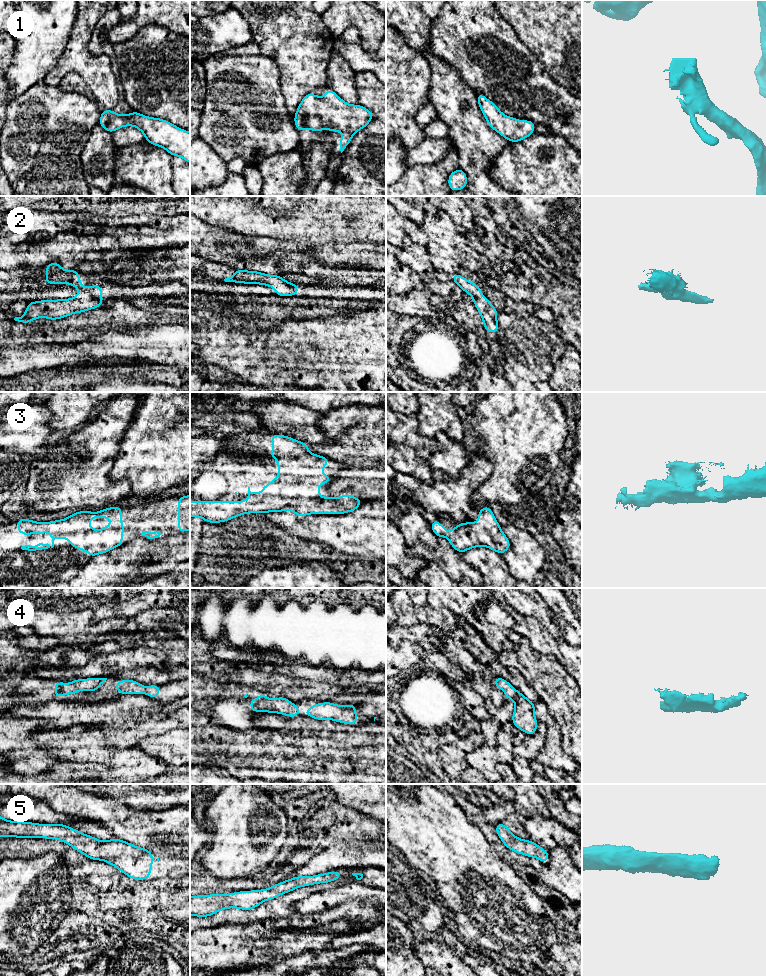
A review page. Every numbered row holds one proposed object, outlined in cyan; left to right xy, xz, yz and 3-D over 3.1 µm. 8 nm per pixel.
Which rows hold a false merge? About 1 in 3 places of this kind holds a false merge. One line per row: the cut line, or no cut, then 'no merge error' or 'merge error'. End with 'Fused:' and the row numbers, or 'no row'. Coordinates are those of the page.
1: cut none; no merge error
2: cut xy (86, 289), (102, 301); merge error
3: cut none; no merge error
4: cut none; no merge error
5: cut none; no merge error
Fused: 2

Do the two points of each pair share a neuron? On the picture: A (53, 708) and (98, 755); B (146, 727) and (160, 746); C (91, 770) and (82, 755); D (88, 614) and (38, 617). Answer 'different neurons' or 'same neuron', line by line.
A: different neurons
B: different neurons
C: different neurons
D: same neuron

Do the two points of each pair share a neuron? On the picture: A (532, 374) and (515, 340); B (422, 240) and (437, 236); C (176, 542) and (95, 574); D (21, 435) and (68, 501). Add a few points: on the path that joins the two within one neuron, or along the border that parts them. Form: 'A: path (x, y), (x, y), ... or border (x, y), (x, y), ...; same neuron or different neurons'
A: path (528, 366), (527, 361), (517, 348); same neuron
B: border (420, 226), (427, 237), (426, 246); different neurons
C: path (156, 550), (139, 550), (127, 555), (115, 565); same neuron
D: border (46, 453), (32, 458); different neurons

